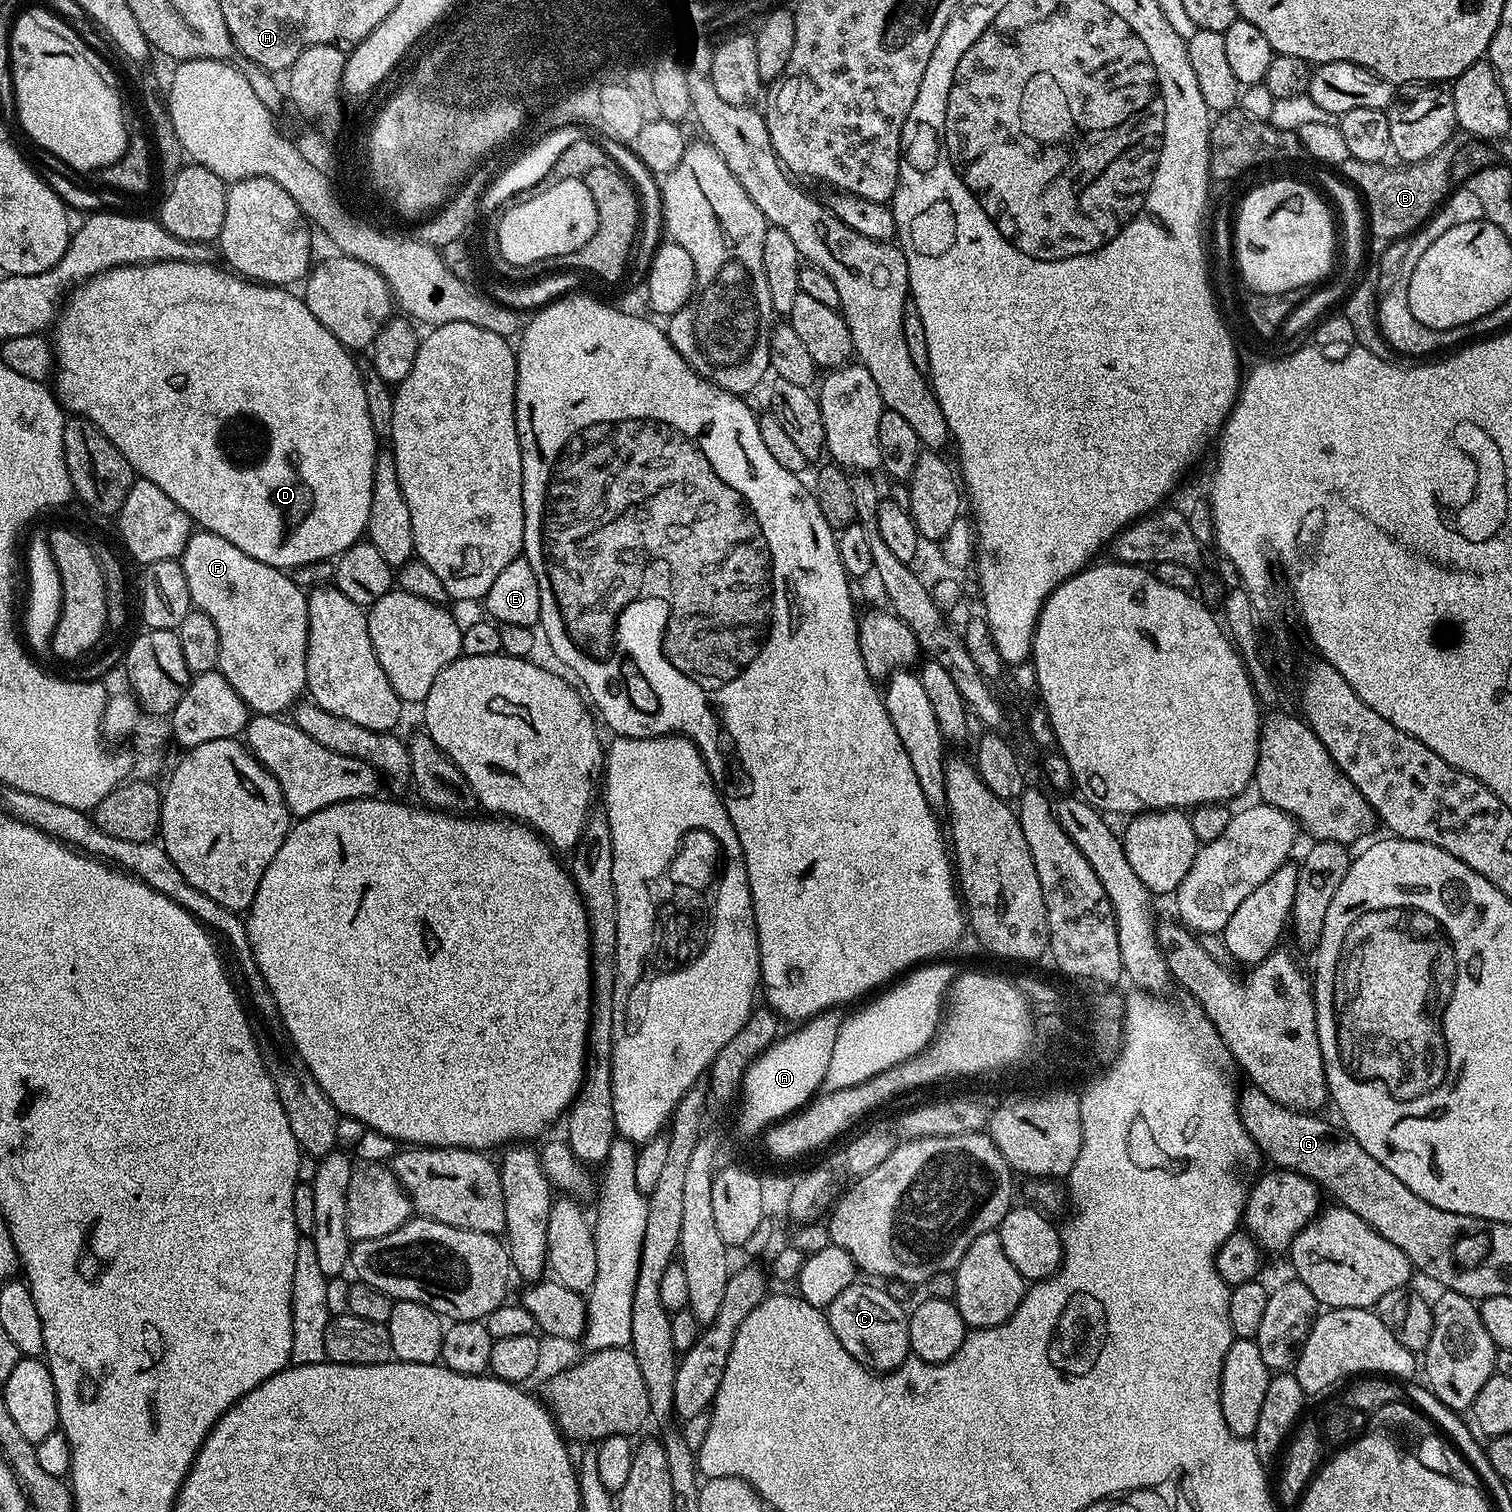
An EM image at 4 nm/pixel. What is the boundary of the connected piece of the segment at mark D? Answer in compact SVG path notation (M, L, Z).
M155 260L152 264L123 264L117 268L100 272L96 276L91 276L84 283L76 285L65 299L60 315L54 321L54 331L50 336L54 349L54 381L56 380L54 391L56 399L69 413L83 416L85 420L88 420L94 426L98 426L98 430L102 430L102 434L106 434L106 438L110 438L113 446L124 455L126 462L139 479L154 482L154 486L158 486L158 490L163 490L168 497L174 498L174 502L178 502L178 506L182 506L182 510L186 510L186 514L203 531L218 534L222 538L226 538L226 542L234 542L234 546L238 546L238 550L242 550L250 558L258 558L258 562L266 562L266 566L274 566L281 570L304 568L307 564L318 563L319 560L330 559L329 561L331 561L333 558L339 558L347 548L361 543L362 537L367 533L368 519L370 518L370 498L374 495L374 462L378 451L378 439L374 432L374 426L370 422L369 407L366 406L361 365L352 361L353 353L330 330L322 326L318 319L314 318L314 314L310 312L297 293L295 296L292 290L284 286L269 286L253 282L227 267L215 268L214 265L215 263L212 262L198 260Z

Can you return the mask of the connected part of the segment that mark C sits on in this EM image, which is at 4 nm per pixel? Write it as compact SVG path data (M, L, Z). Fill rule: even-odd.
M857 1282L846 1287L840 1294L826 1307L826 1315L830 1322L830 1330L834 1330L834 1334L838 1338L838 1342L842 1342L842 1346L846 1346L846 1350L855 1358L858 1363L865 1364L877 1374L885 1372L893 1372L897 1366L903 1364L909 1359L910 1349L908 1347L908 1318L909 1313L904 1312L904 1308L887 1292L884 1288L879 1288L879 1283L868 1282L872 1284L863 1284Z

